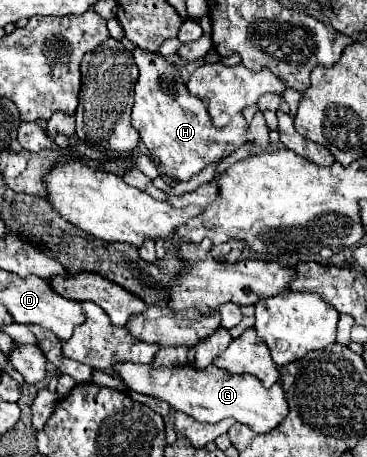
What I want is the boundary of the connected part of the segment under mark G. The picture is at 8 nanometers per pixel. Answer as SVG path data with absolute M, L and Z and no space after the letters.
M123 362L123 364L115 366L115 372L127 384L129 390L135 390L135 392L165 400L167 404L171 404L173 410L185 412L191 418L195 418L199 422L207 422L207 424L215 424L215 422L225 420L225 418L235 418L239 424L249 426L253 432L265 434L265 432L271 432L275 426L279 426L279 422L283 422L283 418L289 412L289 406L287 406L287 400L285 400L285 390L283 390L283 386L279 382L275 386L271 386L271 388L265 388L253 374L227 374L225 370L219 370L213 364L207 370L197 370L193 366L171 366L171 368L159 366L159 368L155 368L153 364Z

